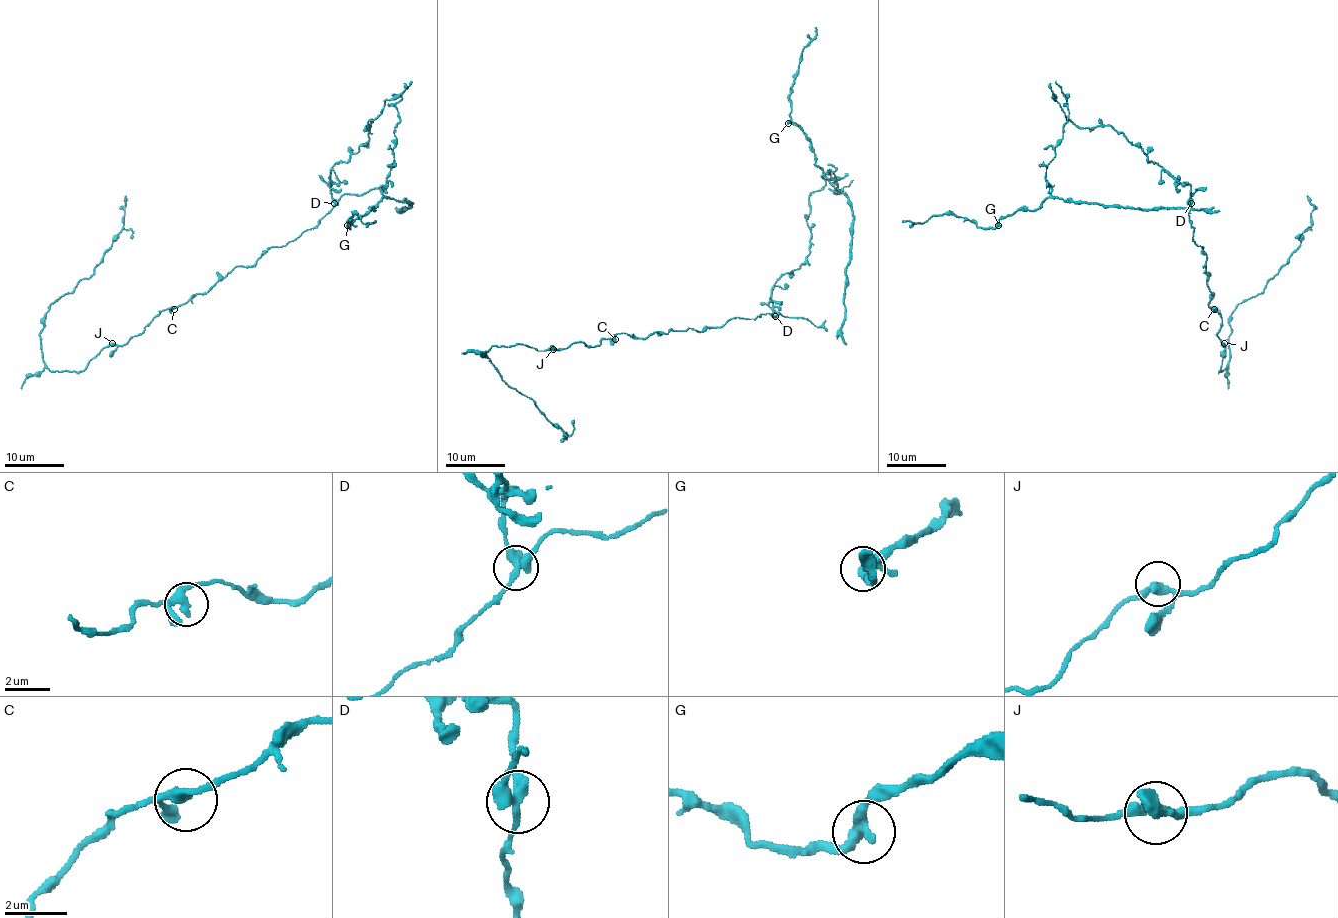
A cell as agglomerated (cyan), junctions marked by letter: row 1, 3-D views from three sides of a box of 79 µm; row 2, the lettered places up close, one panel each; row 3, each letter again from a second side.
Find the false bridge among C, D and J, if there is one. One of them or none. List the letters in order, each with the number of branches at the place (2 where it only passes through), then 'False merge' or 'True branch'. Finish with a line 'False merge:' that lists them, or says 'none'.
C: Branches: 3. True branch
D: Branches: 3. False merge
J: Branches: 3. True branch
False merge: D

